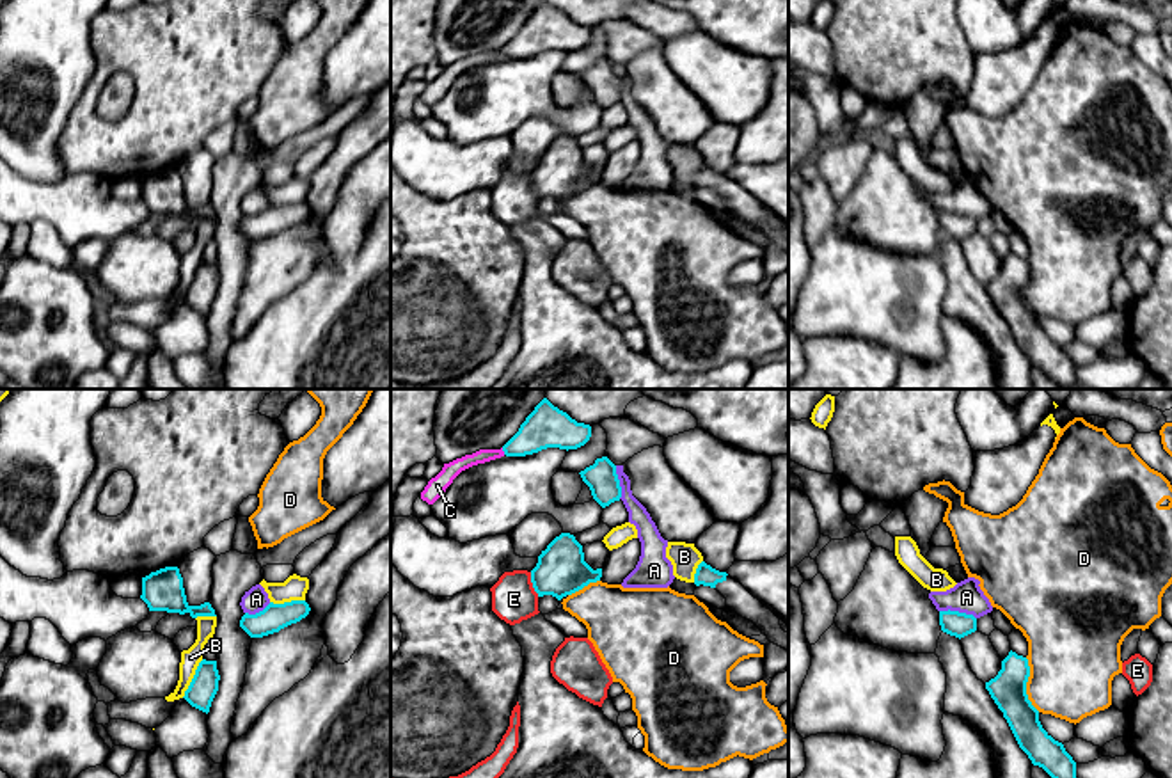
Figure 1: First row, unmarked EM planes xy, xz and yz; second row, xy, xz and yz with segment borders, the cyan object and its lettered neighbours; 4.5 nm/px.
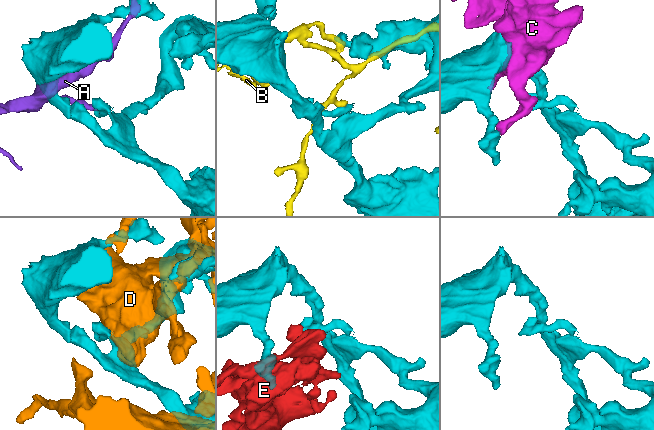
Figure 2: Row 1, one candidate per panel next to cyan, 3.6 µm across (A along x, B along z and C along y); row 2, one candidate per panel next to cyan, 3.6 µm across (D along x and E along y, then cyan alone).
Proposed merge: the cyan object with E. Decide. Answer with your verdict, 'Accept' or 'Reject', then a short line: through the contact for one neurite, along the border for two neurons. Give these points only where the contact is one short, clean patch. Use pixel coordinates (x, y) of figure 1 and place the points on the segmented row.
Reject. Line: xz (530, 572), (530, 581), (538, 595)

